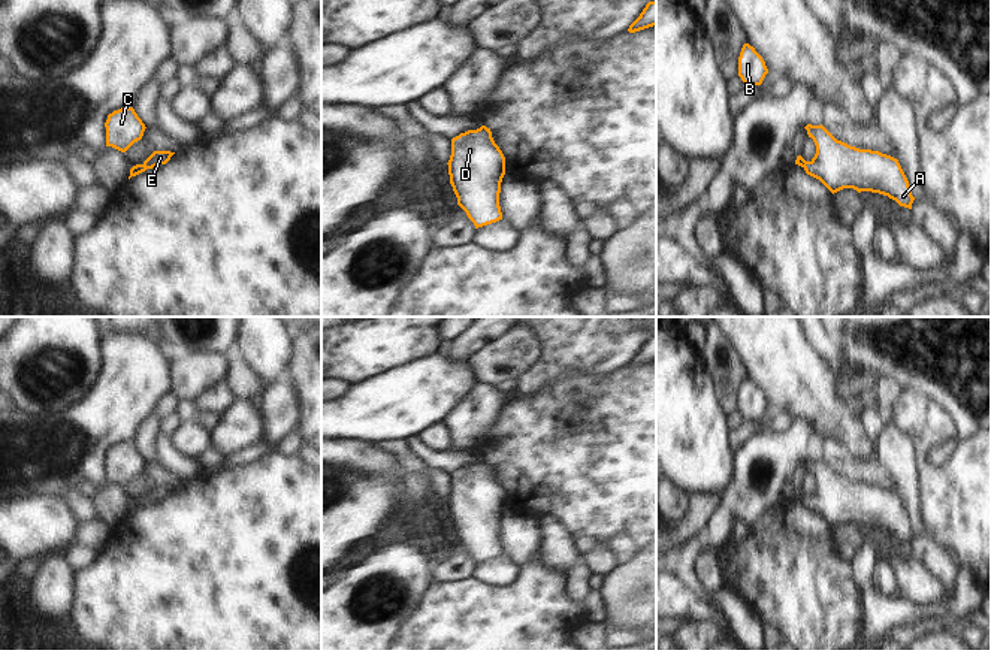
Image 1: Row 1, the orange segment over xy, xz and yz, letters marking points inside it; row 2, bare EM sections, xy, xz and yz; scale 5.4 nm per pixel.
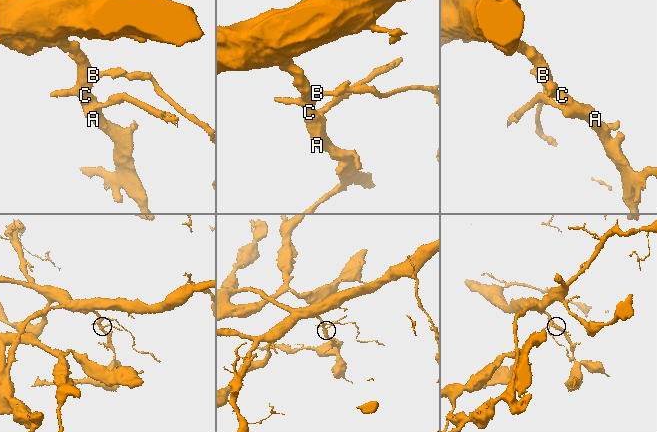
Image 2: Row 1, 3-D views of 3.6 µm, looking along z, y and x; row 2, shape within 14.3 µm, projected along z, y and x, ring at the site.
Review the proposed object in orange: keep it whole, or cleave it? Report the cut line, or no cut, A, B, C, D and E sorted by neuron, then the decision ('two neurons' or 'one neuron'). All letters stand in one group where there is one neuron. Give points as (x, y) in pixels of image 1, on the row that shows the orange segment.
cut none; groups A B C D E; one neuron

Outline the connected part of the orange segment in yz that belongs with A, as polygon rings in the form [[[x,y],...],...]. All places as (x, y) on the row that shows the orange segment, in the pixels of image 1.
[[[807,124],[804,129],[816,145],[816,154],[810,161],[798,155],[795,164],[833,194],[843,188],[871,191],[912,209],[915,197],[897,158],[837,140],[822,124]]]

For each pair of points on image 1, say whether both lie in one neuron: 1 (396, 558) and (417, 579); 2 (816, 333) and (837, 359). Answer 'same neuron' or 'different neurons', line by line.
1: same neuron
2: same neuron

